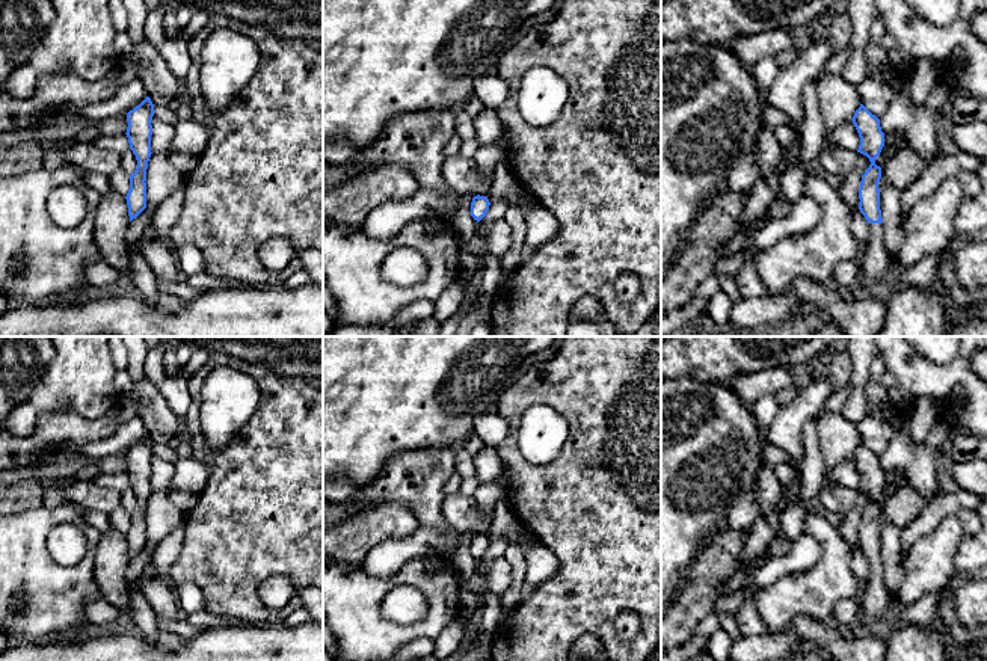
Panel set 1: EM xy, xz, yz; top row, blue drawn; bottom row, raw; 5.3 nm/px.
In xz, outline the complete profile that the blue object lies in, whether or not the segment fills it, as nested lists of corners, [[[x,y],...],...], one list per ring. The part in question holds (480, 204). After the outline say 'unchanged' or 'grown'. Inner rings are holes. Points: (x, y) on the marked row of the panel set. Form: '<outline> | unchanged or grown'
[[[474,196],[471,202],[471,216],[474,217],[474,220],[480,222],[486,216],[489,205],[490,202],[487,196]]] | unchanged

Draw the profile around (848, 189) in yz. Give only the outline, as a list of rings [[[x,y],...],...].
[[[859,152],[856,168],[851,174],[845,175],[842,183],[836,187],[836,192],[842,198],[842,201],[848,205],[848,208],[859,207],[859,189],[862,175],[869,168],[871,161],[866,155]]]

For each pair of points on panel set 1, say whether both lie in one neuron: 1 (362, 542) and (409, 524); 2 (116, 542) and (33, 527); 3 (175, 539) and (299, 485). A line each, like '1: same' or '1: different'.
1: same
2: different
3: different

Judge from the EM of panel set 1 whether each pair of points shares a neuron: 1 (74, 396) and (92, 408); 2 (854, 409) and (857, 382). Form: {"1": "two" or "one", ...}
{"1": "one", "2": "one"}

